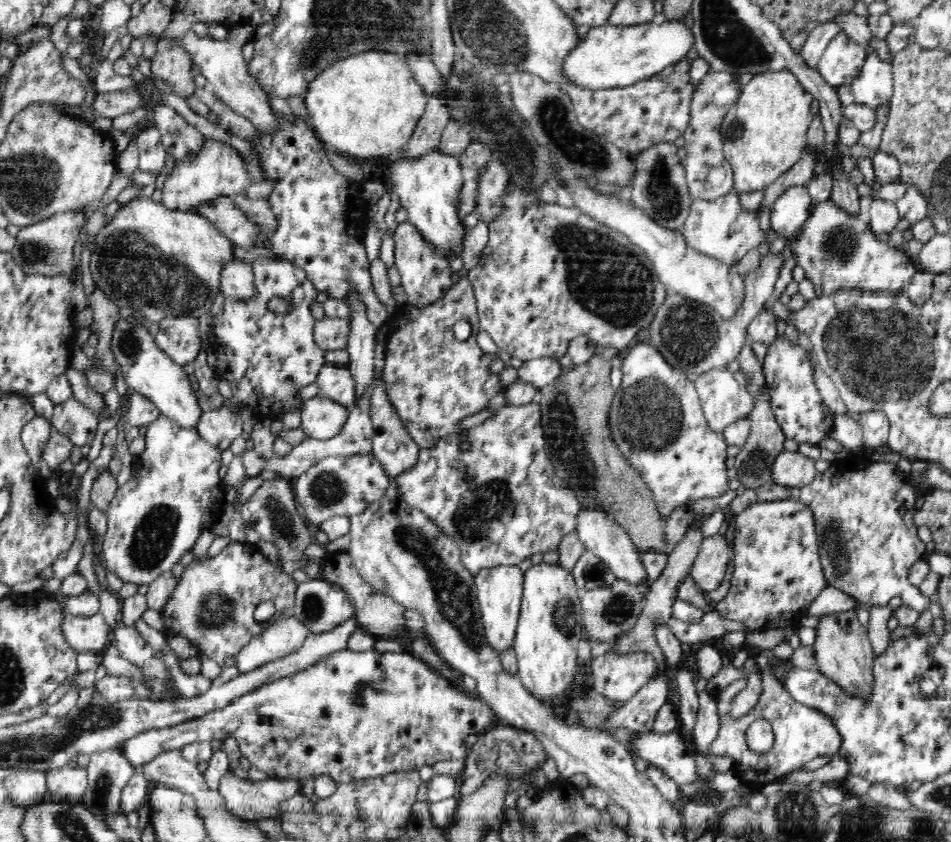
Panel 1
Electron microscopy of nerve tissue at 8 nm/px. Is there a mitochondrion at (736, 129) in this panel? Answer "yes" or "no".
yes

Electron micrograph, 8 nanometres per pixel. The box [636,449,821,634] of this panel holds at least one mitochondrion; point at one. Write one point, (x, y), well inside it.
(751, 539)

